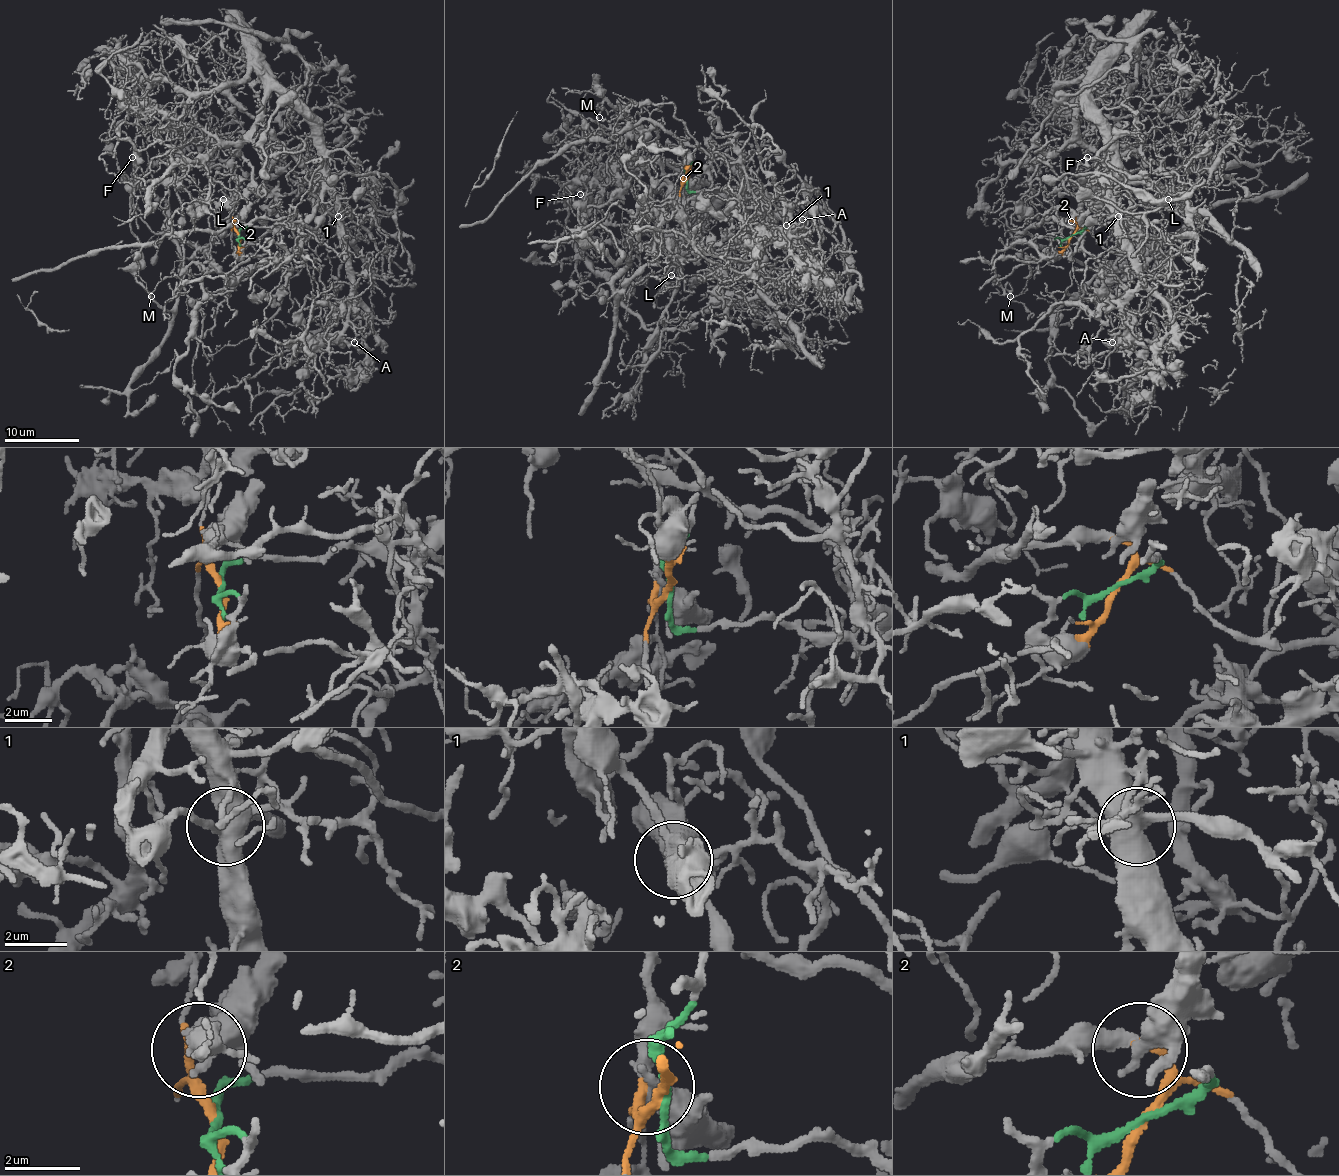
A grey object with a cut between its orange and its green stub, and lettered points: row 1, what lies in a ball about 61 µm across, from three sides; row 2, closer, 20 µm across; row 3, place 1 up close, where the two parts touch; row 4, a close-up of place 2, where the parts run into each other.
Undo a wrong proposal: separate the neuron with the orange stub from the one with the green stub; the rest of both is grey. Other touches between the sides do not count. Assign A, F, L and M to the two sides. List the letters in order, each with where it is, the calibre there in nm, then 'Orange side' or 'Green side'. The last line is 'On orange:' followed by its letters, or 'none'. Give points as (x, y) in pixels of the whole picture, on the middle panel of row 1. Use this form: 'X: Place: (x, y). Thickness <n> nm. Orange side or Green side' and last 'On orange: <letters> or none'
A: Place: (802, 219). Thickness 170 nm. Green side
F: Place: (580, 194). Thickness 180 nm. Green side
L: Place: (671, 275). Thickness 170 nm. Green side
M: Place: (599, 117). Thickness 140 nm. Orange side
On orange: M

